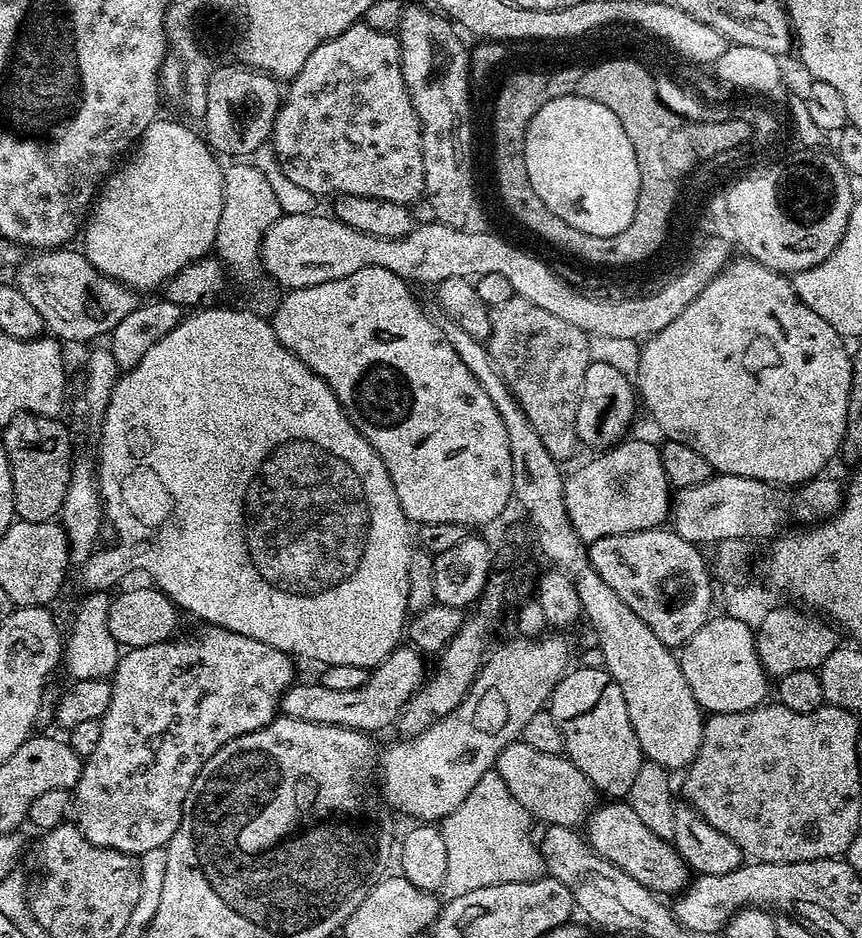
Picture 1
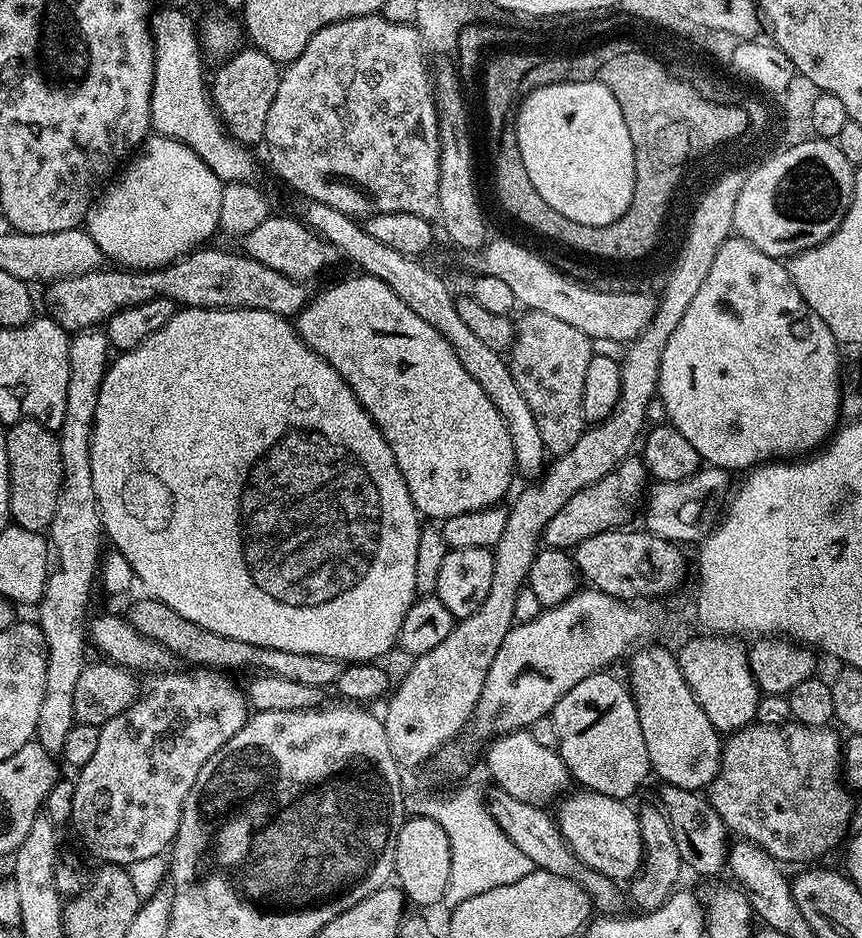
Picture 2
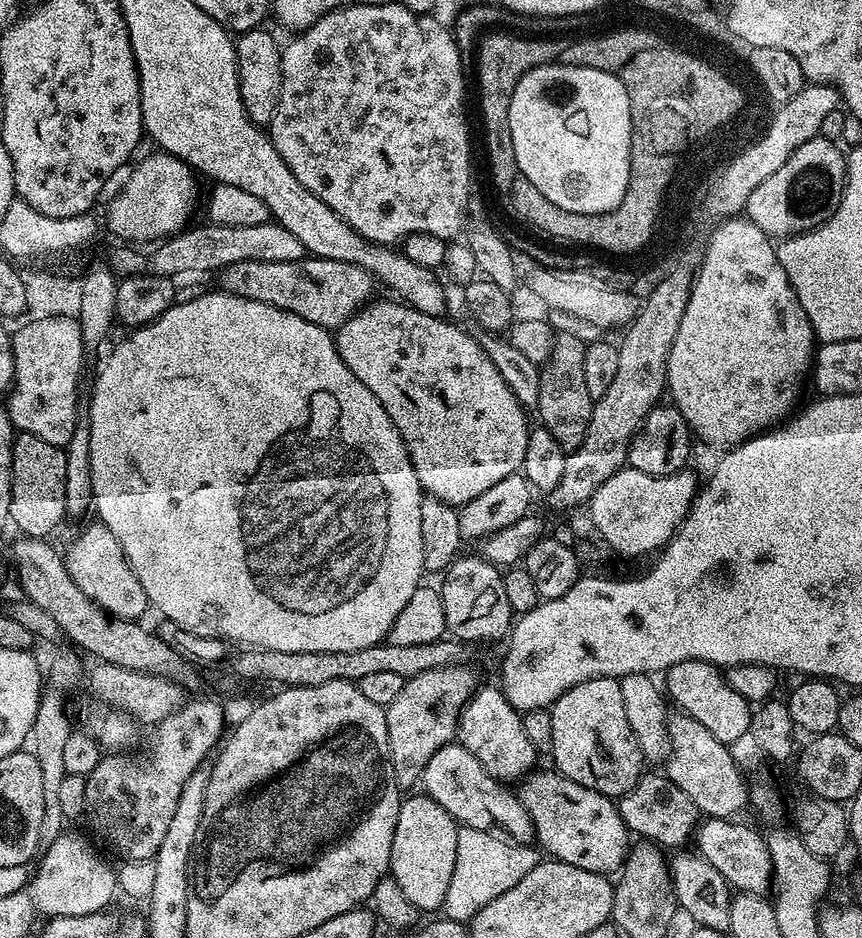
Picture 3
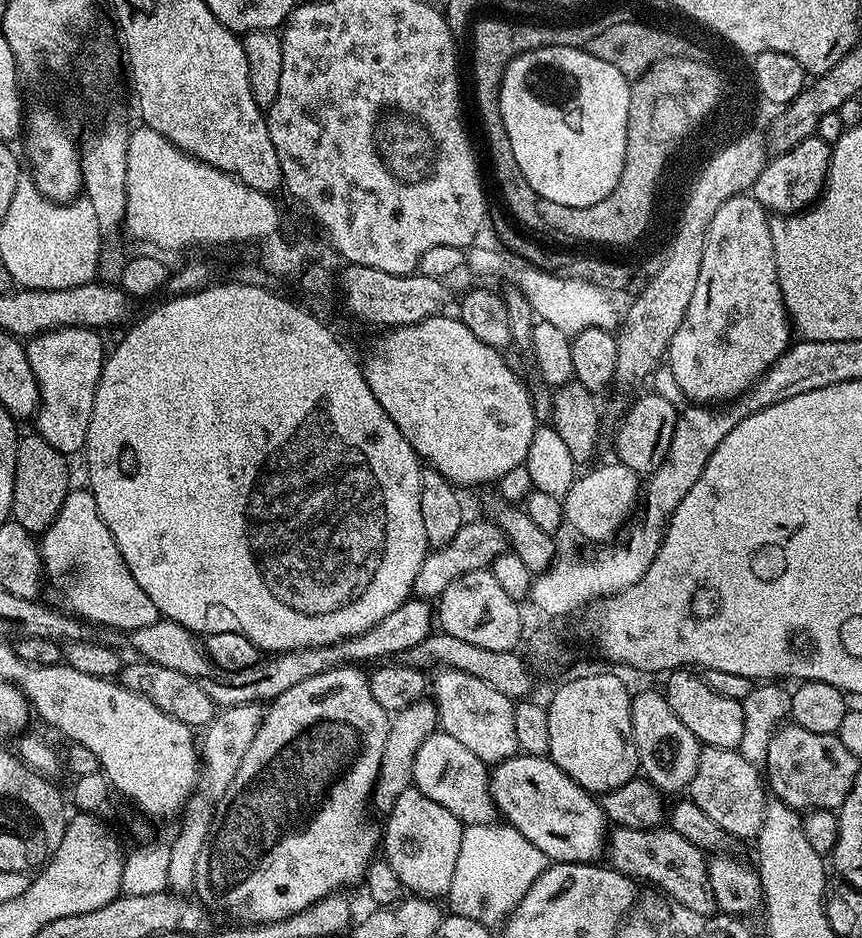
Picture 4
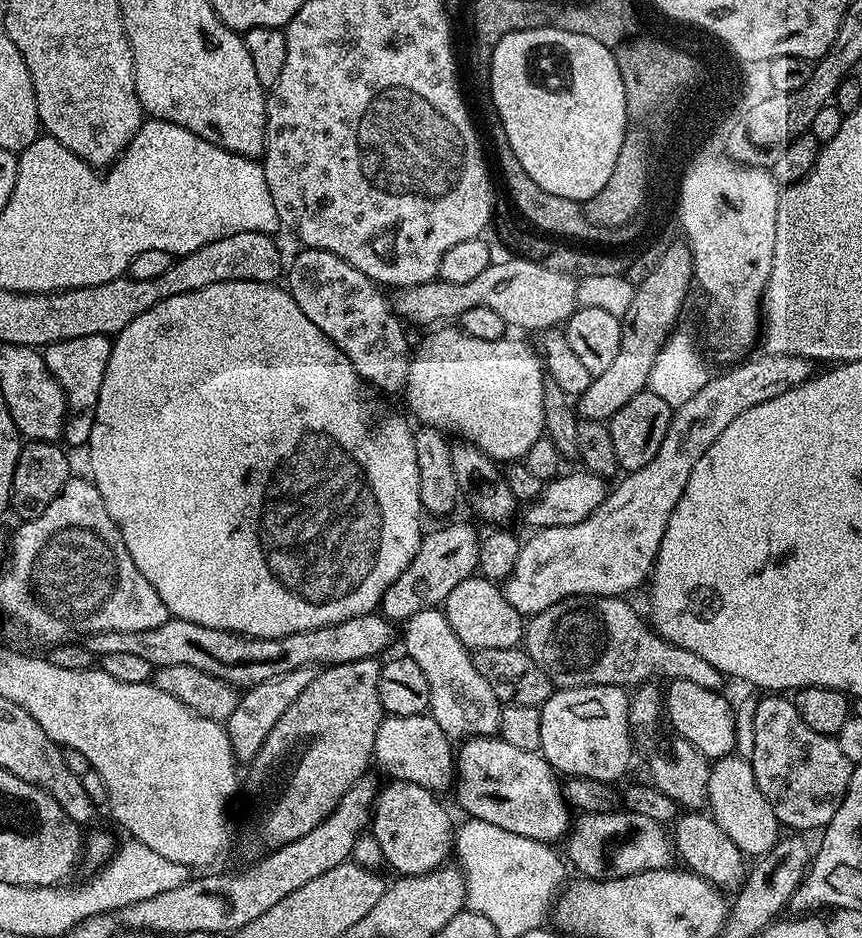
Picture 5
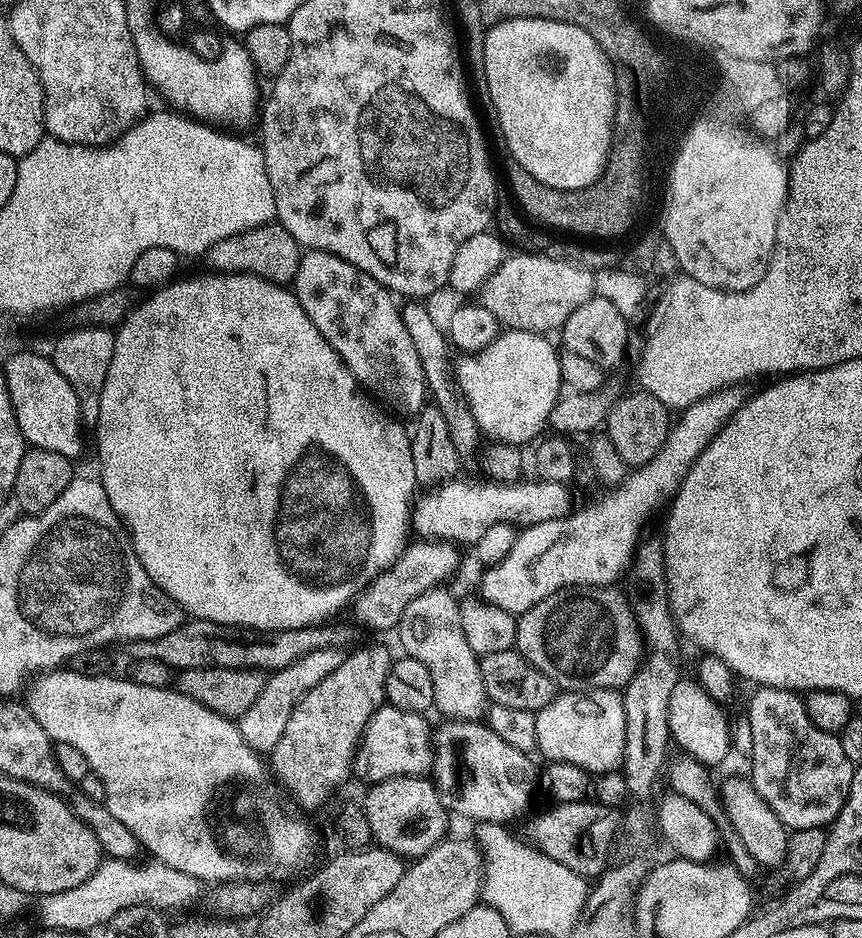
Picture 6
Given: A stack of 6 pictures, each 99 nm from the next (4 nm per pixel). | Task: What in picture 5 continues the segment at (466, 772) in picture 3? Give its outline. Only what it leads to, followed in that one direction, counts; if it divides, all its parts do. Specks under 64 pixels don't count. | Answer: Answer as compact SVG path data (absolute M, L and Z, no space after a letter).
M431 714L418 716L385 715L378 726L376 735L375 763L381 764L392 780L414 782L433 794L441 794L454 784L454 744L453 741L434 722Z

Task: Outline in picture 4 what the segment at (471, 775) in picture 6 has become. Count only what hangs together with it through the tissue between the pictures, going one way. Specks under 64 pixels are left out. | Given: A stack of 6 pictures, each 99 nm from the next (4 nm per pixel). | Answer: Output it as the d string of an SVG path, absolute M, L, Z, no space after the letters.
M511 756L491 769L488 785L497 813L502 814L503 819L516 828L518 834L522 834L522 838L534 842L534 846L538 846L538 850L542 850L549 861L558 864L587 864L595 861L599 852L601 855L606 844L606 817L601 801L593 793L578 786L578 782L574 782L548 756Z

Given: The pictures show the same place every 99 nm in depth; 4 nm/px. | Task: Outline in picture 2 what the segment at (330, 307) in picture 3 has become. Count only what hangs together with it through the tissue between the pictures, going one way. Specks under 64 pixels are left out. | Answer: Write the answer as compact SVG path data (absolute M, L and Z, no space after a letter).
M201 246L179 260L173 260L162 268L155 270L116 270L105 267L95 272L83 272L77 276L64 276L61 280L53 280L47 285L48 308L51 319L64 327L65 332L75 334L87 328L107 325L108 319L129 306L138 306L158 296L172 300L177 306L185 308L257 308L272 312L275 316L295 317L304 309L310 299L305 285L299 280L291 280L286 274L278 274L278 270L270 270L270 266L262 266L254 258L236 252L223 252L220 248Z

